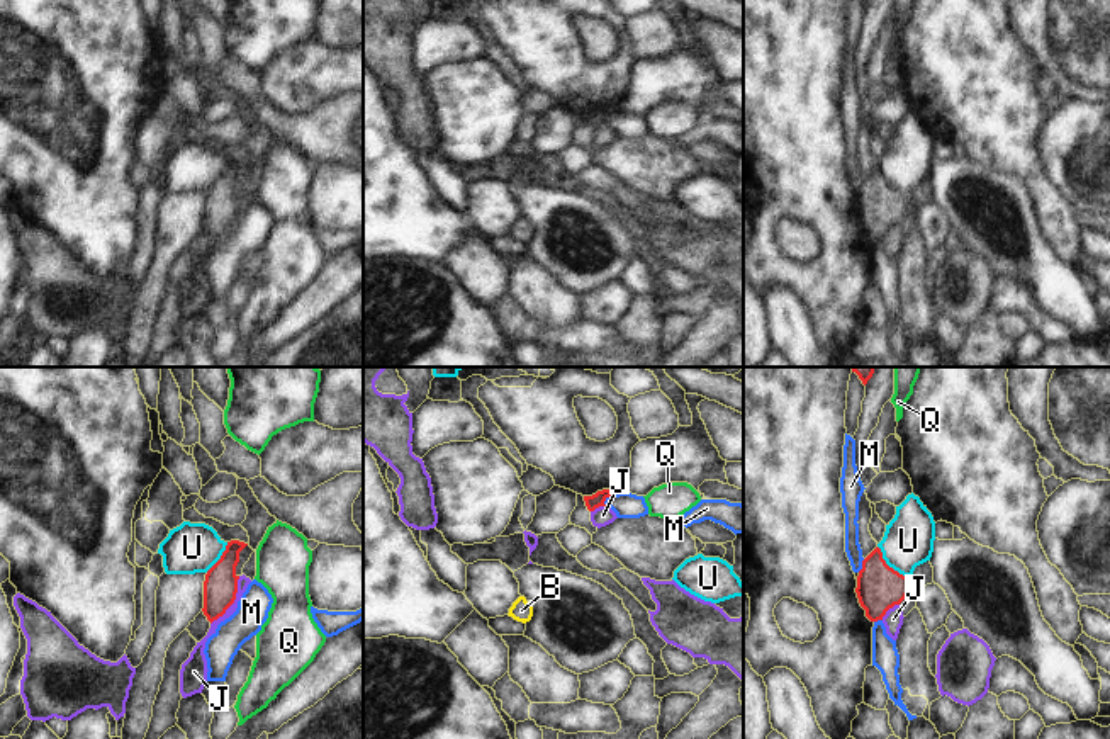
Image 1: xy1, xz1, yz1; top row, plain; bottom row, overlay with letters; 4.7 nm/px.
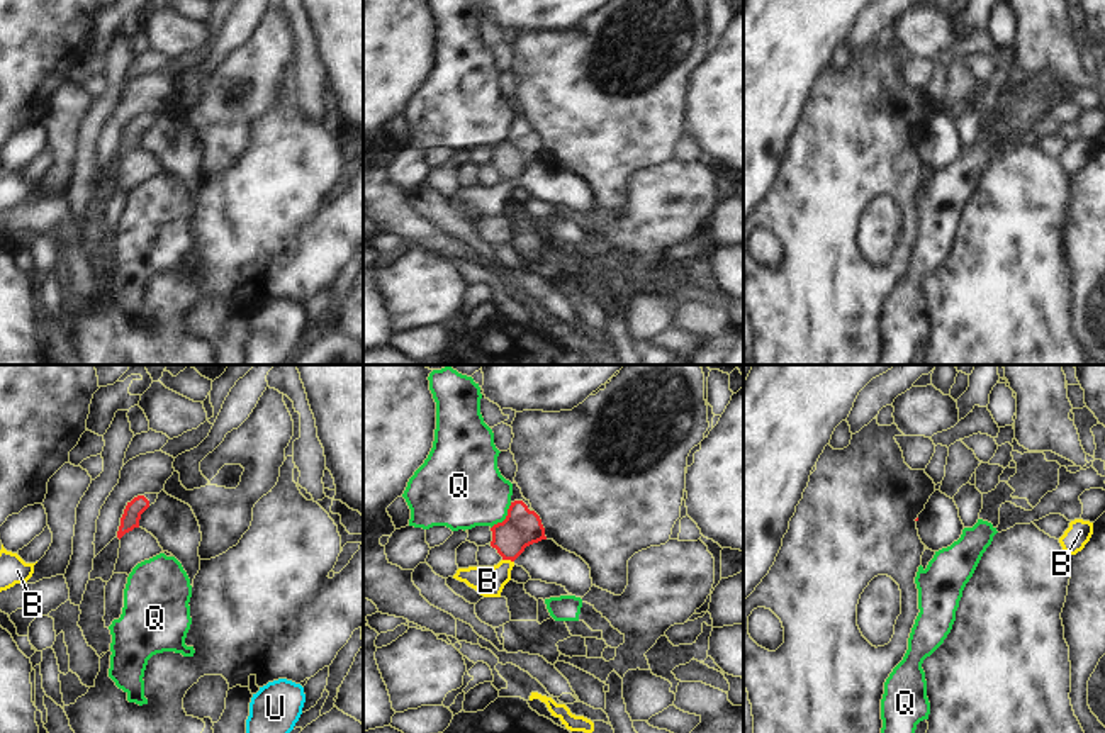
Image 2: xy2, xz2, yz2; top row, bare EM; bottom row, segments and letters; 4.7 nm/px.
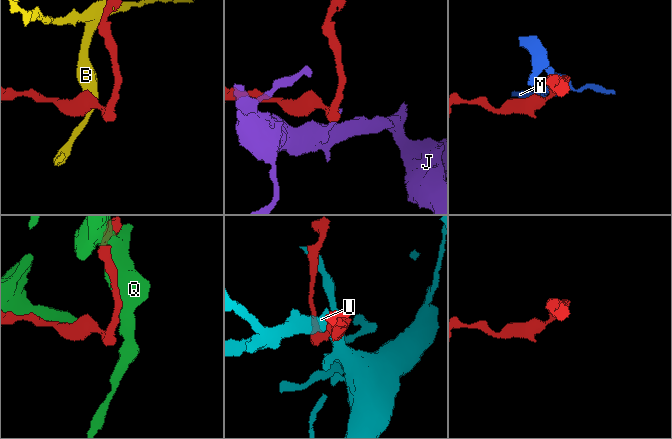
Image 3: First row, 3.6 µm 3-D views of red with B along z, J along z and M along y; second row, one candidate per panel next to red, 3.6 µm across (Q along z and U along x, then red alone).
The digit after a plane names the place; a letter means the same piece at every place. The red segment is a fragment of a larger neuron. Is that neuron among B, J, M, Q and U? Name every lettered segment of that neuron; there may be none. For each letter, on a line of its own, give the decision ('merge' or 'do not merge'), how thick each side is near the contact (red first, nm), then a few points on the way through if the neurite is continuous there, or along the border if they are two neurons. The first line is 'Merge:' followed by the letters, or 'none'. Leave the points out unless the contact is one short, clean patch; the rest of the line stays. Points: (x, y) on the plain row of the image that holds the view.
Merge: none
B: do not merge; calibres 180 and 140 nm; border xz2 (503, 179), (513, 182)
J: do not merge; calibres 160 and 60 nm; border xy1 (240, 196), (235, 221), (211, 243)
M: do not merge; calibres 70 and 120 nm; border xz1 (620, 109), (603, 123)
Q: do not merge; calibres 180 and 380 nm
U: do not merge; calibres 220 and 240 nm; border yz1 (878, 165), (883, 179), (907, 197)

